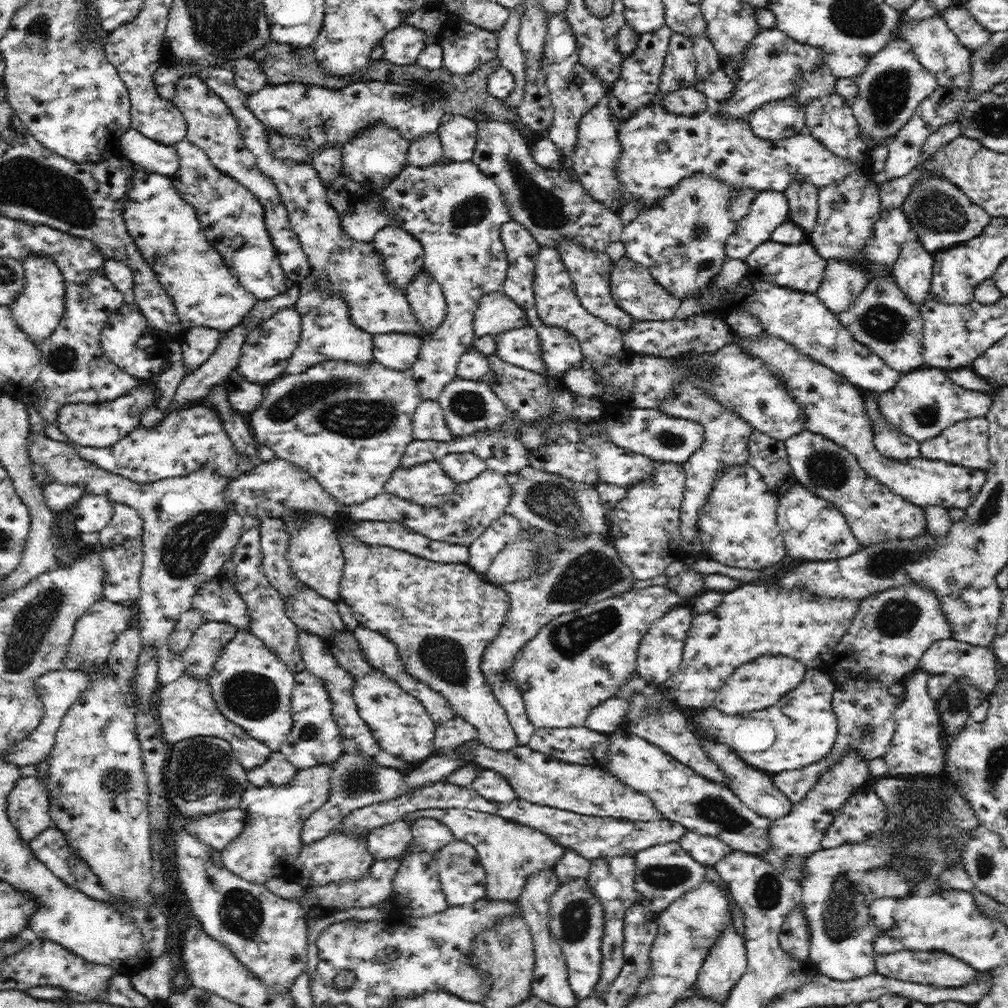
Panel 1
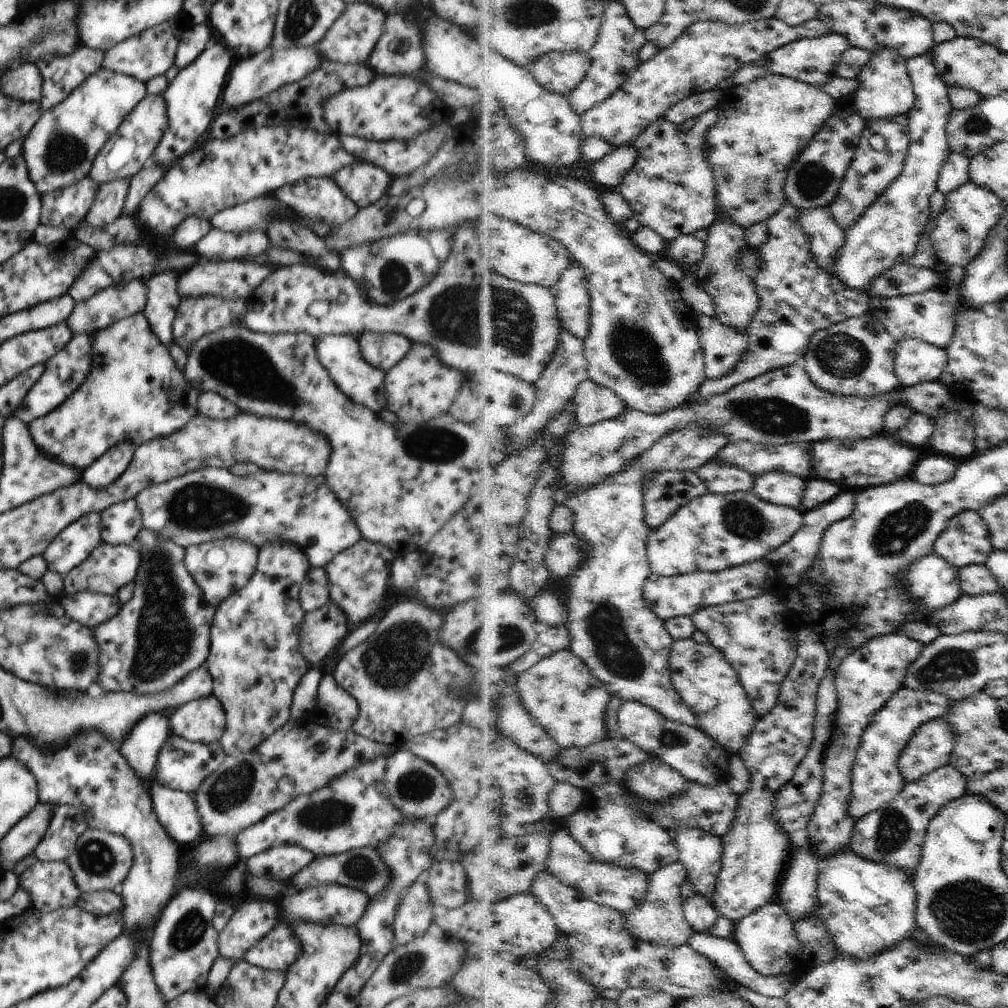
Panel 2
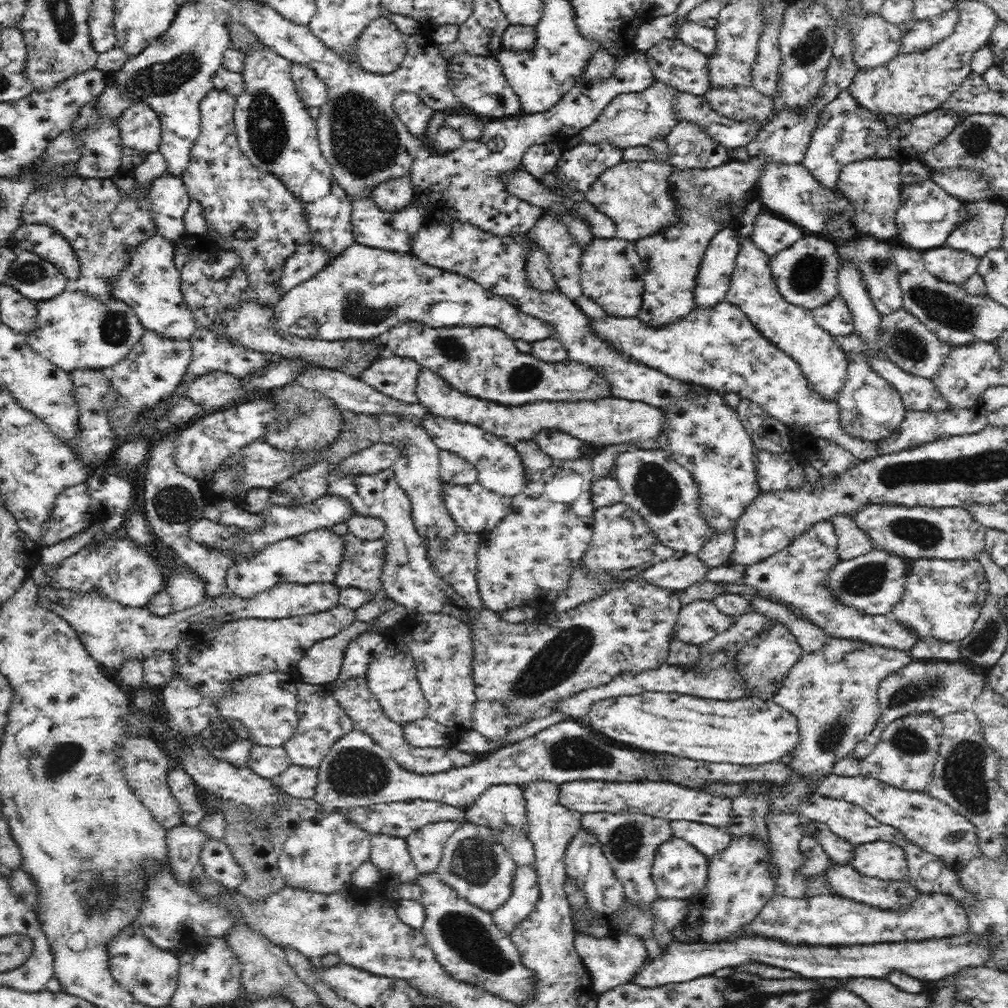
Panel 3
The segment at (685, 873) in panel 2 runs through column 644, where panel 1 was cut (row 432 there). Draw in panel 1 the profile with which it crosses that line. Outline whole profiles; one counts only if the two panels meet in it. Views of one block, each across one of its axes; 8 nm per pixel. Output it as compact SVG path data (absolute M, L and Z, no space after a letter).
M928 367L902 375L893 391L879 396L879 407L885 419L900 432L919 442L938 436L944 428L966 418L987 416L992 393L969 390L955 384L948 376L951 370Z

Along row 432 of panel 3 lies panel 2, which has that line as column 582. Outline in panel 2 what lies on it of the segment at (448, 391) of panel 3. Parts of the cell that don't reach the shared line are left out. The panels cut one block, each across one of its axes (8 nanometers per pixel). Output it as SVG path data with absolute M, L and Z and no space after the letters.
M692 425L661 438L636 461L635 465L612 477L603 485L596 485L594 489L587 491L578 490L568 495L568 498L564 498L564 504L576 513L574 532L593 544L591 560L576 573L575 577L567 579L569 586L566 596L570 598L567 605L571 610L571 616L566 624L571 628L575 640L571 649L588 663L592 672L608 686L613 696L622 697L624 701L645 702L662 712L664 716L699 729L703 728L703 724L697 710L688 704L673 679L671 658L677 640L667 629L667 622L660 618L655 610L648 608L645 598L647 580L654 573L649 561L648 546L654 530L647 519L645 494L648 490L644 490L642 480L648 472L666 469L699 470L716 459L719 452L730 443L731 436L724 431Z

